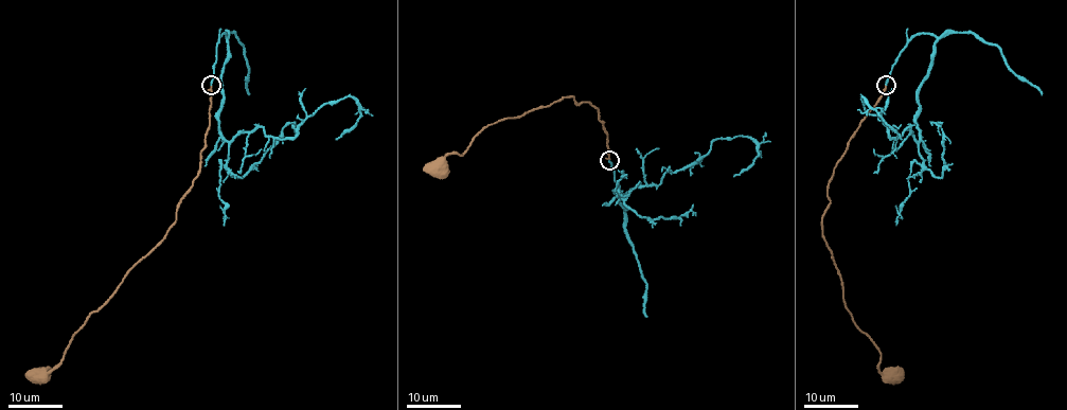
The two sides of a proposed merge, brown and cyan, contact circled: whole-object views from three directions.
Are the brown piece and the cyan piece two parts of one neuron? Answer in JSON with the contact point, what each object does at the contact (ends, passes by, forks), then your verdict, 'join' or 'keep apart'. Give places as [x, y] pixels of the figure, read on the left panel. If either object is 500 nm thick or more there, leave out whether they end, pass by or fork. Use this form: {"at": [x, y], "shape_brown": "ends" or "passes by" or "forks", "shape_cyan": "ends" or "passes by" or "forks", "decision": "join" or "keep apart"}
{"at": [211, 85], "shape_brown": "passes by", "shape_cyan": "ends", "decision": "join"}

